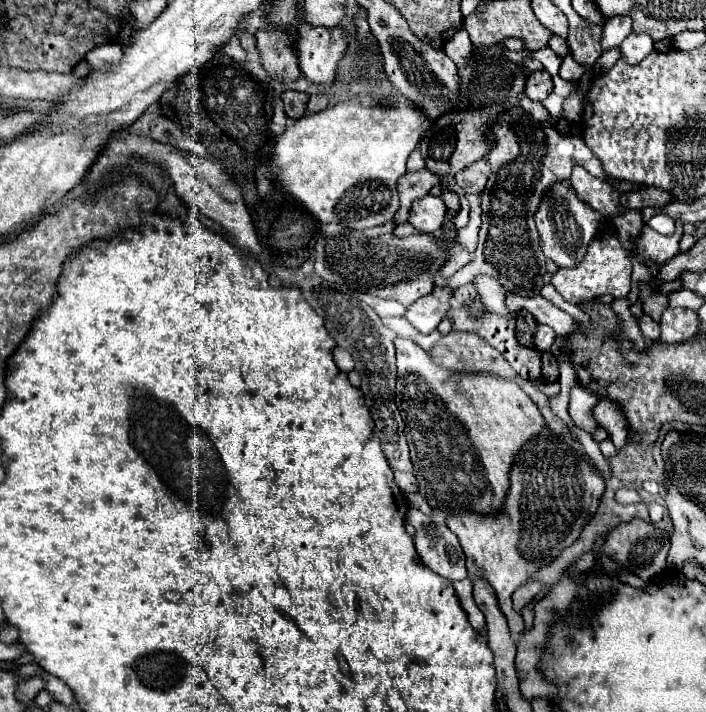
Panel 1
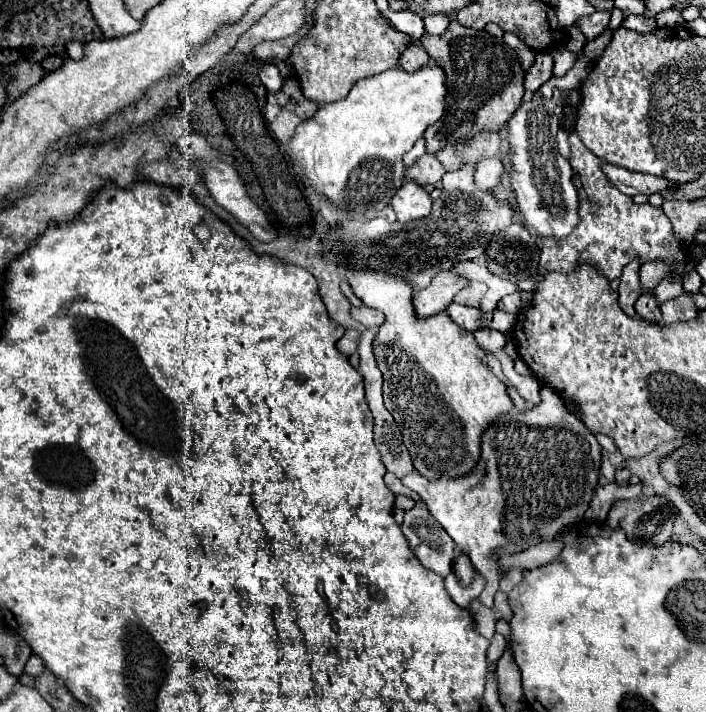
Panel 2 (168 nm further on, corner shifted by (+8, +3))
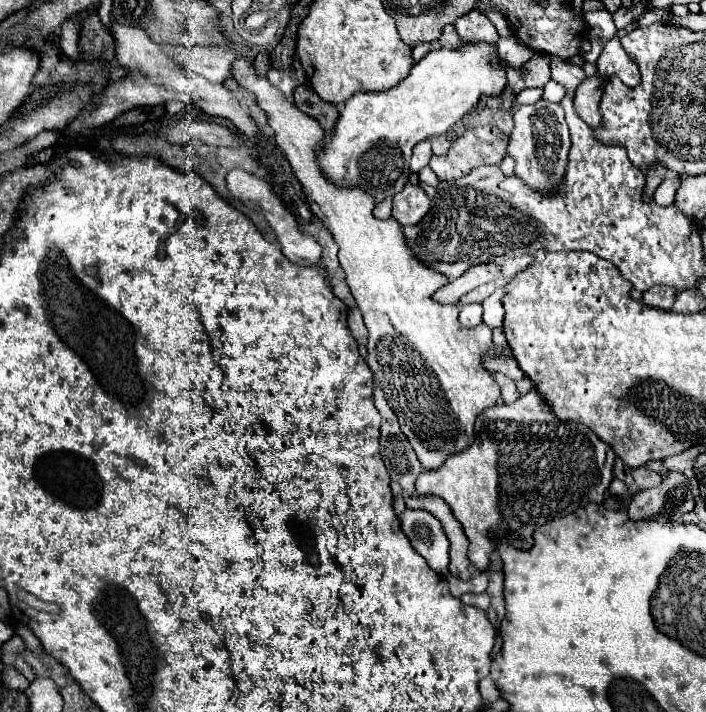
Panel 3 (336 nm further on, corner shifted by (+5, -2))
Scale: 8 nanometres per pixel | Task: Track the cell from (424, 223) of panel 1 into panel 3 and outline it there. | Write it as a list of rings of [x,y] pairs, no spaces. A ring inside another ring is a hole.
[[[405,184],[405,188],[393,198],[393,218],[403,226],[417,224],[429,212],[429,196],[421,186]]]

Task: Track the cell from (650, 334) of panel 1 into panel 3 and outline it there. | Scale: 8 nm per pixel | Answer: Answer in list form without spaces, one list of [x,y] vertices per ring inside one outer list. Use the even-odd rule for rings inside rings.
[[[653,286],[651,290],[647,290],[643,294],[643,302],[655,308],[663,308],[663,310],[671,310],[673,302],[675,302],[675,288],[671,286]]]

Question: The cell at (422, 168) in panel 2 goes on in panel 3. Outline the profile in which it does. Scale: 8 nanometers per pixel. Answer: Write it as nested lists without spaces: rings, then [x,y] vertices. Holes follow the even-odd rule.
[[[497,126],[467,128],[461,140],[455,140],[445,156],[433,156],[429,166],[439,180],[455,180],[483,164],[501,164],[507,156],[509,136]]]

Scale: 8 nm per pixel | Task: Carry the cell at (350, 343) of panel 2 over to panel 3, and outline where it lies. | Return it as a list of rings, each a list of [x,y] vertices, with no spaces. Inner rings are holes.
[[[353,308],[349,312],[349,328],[351,328],[351,332],[353,332],[353,336],[355,336],[355,340],[359,344],[367,344],[367,328],[365,328],[363,318],[361,318],[357,308]]]

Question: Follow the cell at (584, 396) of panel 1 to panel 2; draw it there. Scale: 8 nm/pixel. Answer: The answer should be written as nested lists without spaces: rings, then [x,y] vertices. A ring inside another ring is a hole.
[[[544,387],[540,405],[522,413],[512,411],[502,415],[486,429],[482,435],[482,457],[472,475],[428,481],[418,473],[410,473],[402,479],[402,483],[422,497],[432,517],[454,539],[456,547],[470,557],[474,569],[482,573],[486,587],[478,599],[486,607],[494,607],[494,595],[502,573],[498,557],[526,551],[542,541],[552,541],[564,531],[564,527],[582,519],[600,477],[600,453],[602,447],[598,445],[596,437],[590,433],[590,429],[584,429],[584,423],[578,417],[566,411],[560,393]]]

